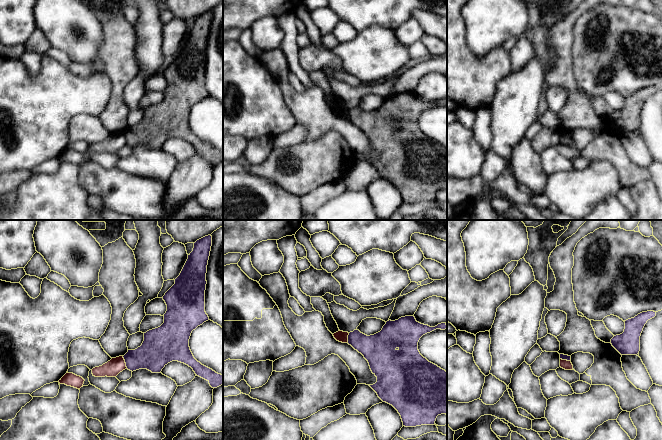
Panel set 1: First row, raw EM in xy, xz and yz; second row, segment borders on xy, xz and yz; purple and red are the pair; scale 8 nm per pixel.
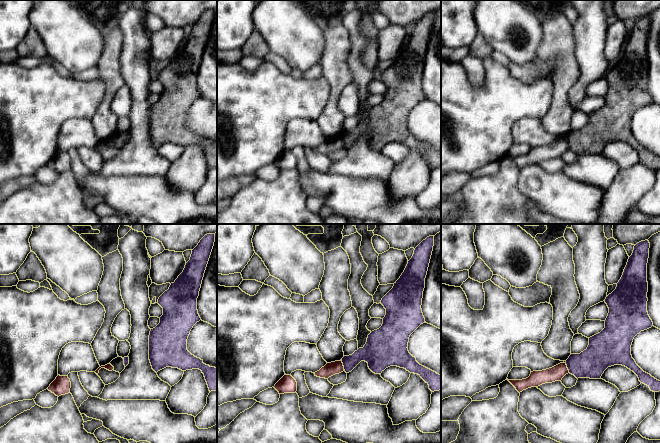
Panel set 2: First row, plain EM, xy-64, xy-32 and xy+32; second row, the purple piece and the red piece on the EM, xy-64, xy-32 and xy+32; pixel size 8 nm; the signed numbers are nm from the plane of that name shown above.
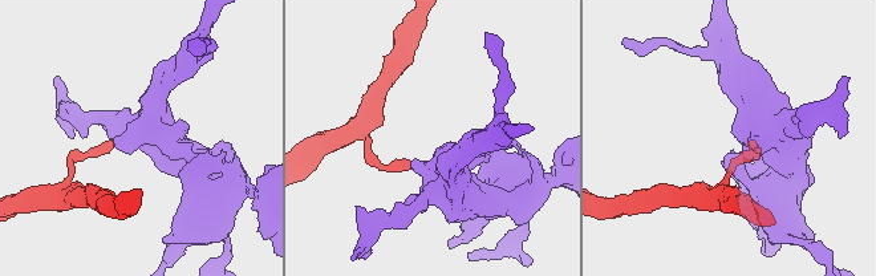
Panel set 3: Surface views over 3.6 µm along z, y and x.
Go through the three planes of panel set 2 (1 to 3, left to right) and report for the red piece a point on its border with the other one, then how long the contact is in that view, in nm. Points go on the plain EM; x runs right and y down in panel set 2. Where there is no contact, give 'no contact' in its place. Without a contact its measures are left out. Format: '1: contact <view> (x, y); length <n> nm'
1: no contact
2: contact xy-32 (343, 141); length 100 nm
3: contact xy+32 (567, 143); length 90 nm

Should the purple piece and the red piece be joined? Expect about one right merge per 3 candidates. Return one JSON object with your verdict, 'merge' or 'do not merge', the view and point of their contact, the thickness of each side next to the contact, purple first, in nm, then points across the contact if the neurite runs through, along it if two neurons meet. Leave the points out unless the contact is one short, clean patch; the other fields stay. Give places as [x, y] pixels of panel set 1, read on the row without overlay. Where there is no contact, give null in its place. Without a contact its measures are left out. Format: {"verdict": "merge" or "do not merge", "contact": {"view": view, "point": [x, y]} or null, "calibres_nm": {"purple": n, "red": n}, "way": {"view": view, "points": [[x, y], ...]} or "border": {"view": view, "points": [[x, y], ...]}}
{"verdict": "do not merge", "contact": {"view": "xy", "point": [125, 138]}, "calibres_nm": {"purple": 260, "red": 140}, "border": {"view": "xy", "points": [[122, 132], [127, 143]]}}

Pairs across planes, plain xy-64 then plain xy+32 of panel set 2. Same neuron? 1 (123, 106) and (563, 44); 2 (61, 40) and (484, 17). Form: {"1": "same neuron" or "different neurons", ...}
{"1": "different neurons", "2": "same neuron"}

